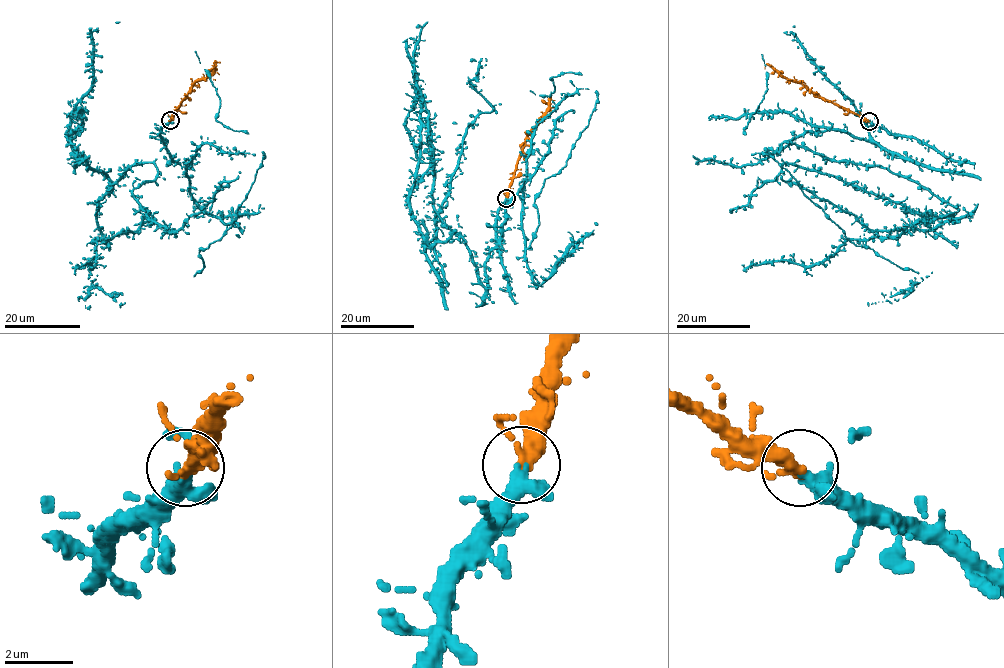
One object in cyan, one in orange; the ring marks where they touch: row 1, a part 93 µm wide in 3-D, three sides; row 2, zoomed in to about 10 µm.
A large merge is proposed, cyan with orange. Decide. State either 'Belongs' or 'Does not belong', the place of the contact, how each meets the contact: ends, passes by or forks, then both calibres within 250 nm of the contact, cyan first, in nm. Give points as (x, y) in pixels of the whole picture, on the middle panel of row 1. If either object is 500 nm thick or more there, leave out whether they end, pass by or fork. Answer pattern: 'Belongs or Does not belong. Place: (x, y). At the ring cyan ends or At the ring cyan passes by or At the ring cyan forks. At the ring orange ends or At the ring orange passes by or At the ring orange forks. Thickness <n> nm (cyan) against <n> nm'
Belongs. Place: (506, 198). At the ring cyan passes by. At the ring orange ends. Thickness 280 nm (cyan) against 440 nm

